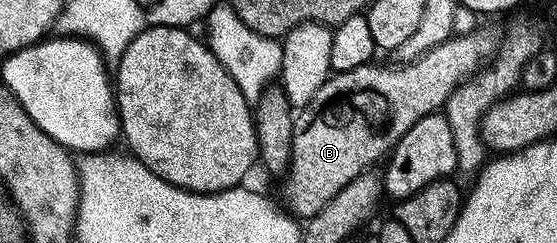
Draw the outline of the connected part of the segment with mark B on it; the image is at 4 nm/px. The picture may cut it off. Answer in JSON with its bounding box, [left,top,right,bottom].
[287,32,498,218]

